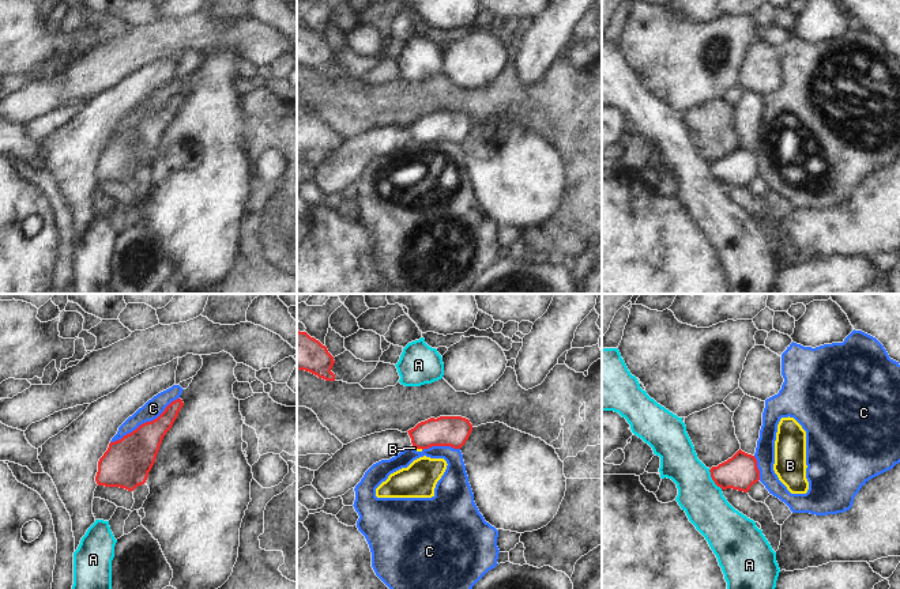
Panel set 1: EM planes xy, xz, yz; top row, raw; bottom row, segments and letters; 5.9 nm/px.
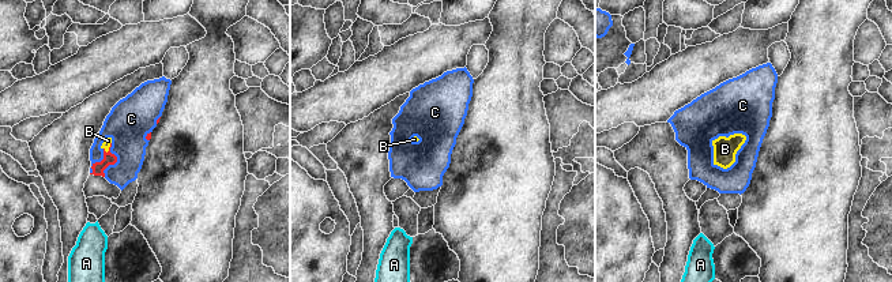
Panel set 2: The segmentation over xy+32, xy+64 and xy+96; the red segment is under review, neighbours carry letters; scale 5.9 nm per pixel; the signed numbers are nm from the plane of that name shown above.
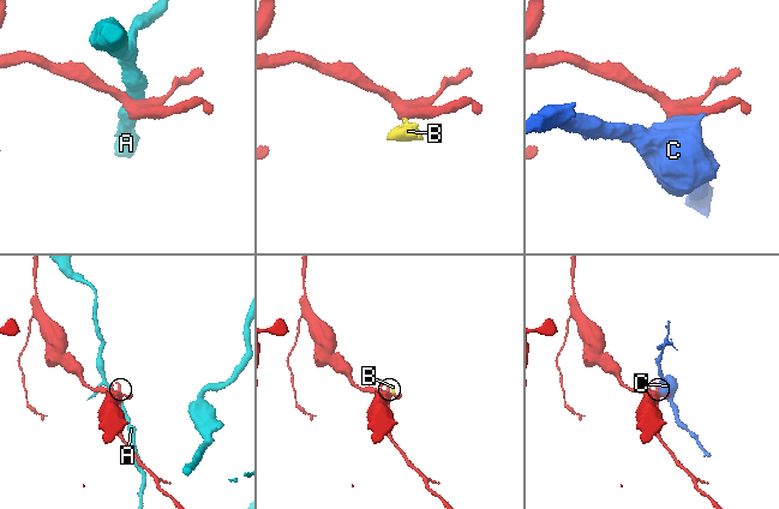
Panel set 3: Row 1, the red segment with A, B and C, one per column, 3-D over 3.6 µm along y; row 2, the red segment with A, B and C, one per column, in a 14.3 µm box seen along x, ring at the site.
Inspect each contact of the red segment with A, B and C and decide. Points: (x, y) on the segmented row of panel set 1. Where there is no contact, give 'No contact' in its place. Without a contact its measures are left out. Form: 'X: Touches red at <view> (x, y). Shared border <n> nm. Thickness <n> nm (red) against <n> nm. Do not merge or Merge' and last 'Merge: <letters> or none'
A: Touches red at yz (712, 479). Shared border 150 nm. Thickness 200 nm (red) against 240 nm. Do not merge
B: Touches red at xz (418, 448). Shared border 60 nm. Thickness 180 nm (red) against 20 nm. Do not merge
C: Touches red at xy (146, 422). Shared border 480 nm. Thickness 280 nm (red) against 110 nm. Do not merge
Merge: none.

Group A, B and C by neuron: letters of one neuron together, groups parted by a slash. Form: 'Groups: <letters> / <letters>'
Groups: A / B C.

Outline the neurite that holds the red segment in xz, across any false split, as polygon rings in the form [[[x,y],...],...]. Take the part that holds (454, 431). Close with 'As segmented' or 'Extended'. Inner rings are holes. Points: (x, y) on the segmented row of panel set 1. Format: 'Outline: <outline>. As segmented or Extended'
Outline: [[[462,416],[430,418],[408,430],[411,443],[417,449],[429,449],[432,446],[451,446],[460,449],[468,439],[472,424]]]. As segmented.

